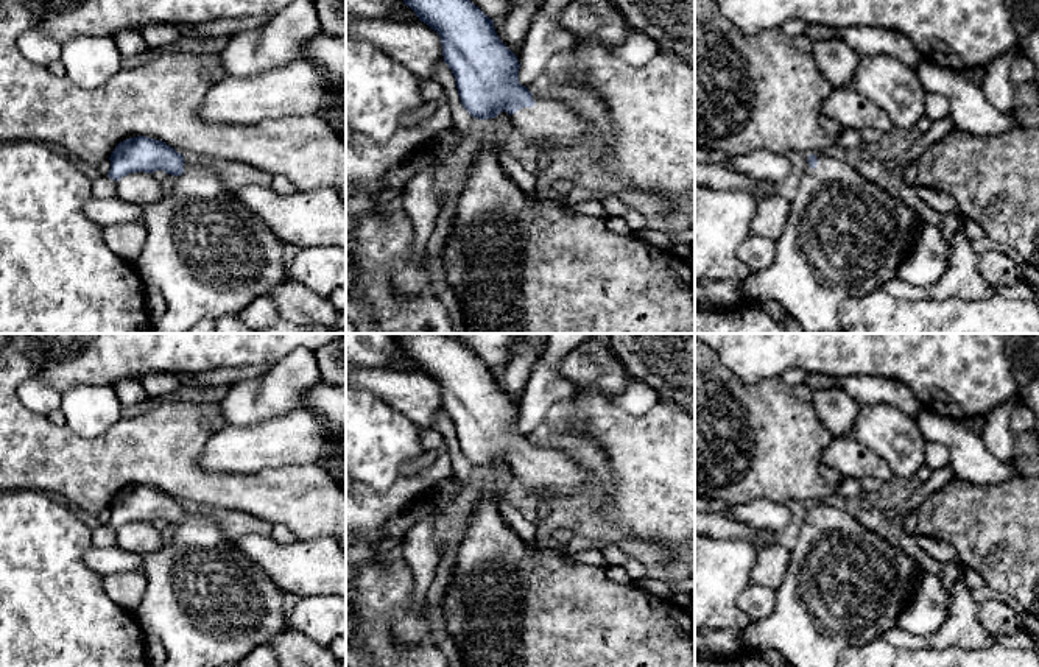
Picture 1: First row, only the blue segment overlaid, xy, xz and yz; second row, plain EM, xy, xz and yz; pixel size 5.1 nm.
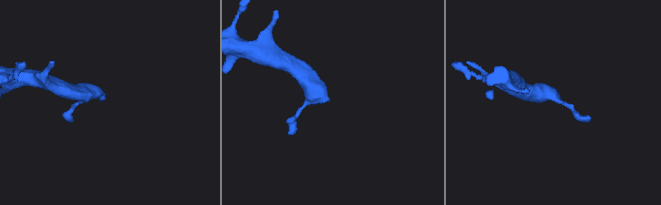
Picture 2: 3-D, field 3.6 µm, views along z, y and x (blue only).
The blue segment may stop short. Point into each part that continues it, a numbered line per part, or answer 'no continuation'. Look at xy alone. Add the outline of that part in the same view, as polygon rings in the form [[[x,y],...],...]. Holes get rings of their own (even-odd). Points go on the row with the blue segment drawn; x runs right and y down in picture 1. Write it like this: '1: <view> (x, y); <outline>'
1: xy (209, 256); [[[184,162],[184,173],[176,178],[173,193],[145,206],[140,221],[146,229],[146,240],[134,266],[145,288],[159,290],[167,301],[165,316],[153,326],[150,334],[185,334],[203,319],[218,321],[238,315],[288,274],[291,249],[271,232],[265,221],[238,203],[234,192],[226,189],[209,167]]]

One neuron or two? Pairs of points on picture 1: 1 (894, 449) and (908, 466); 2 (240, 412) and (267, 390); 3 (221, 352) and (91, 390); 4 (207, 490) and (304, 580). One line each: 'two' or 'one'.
1: one
2: one
3: one
4: two

